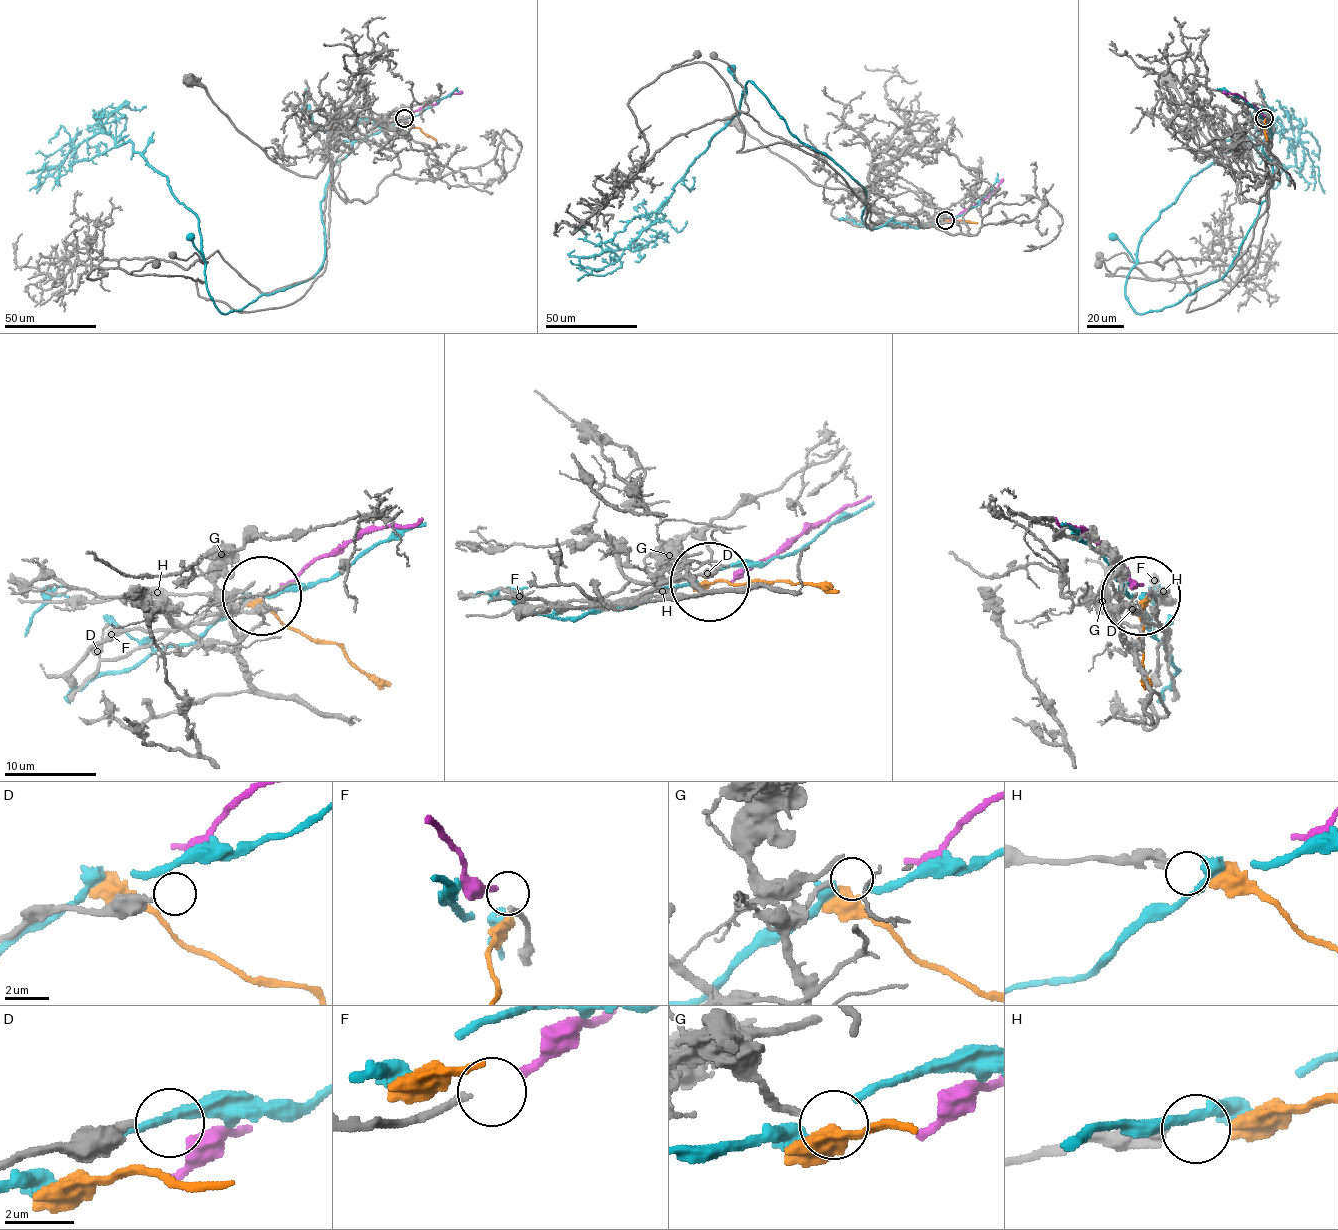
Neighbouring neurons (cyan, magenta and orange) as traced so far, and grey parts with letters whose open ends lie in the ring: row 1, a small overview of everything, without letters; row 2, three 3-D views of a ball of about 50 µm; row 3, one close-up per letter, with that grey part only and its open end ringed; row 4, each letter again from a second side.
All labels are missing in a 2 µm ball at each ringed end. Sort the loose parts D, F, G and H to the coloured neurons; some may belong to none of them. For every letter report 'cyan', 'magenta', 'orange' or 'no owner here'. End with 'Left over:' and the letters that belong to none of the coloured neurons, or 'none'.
D: no owner here
F: magenta
G: no owner here
H: orange
Left over: D, G

